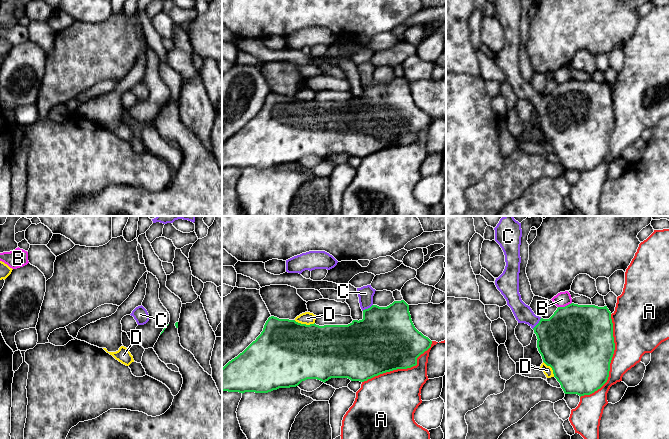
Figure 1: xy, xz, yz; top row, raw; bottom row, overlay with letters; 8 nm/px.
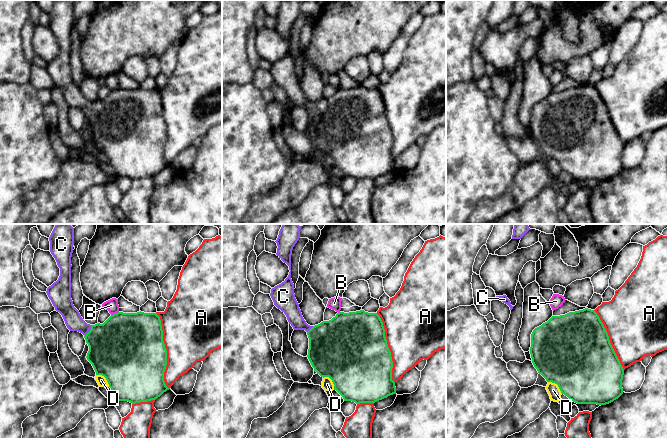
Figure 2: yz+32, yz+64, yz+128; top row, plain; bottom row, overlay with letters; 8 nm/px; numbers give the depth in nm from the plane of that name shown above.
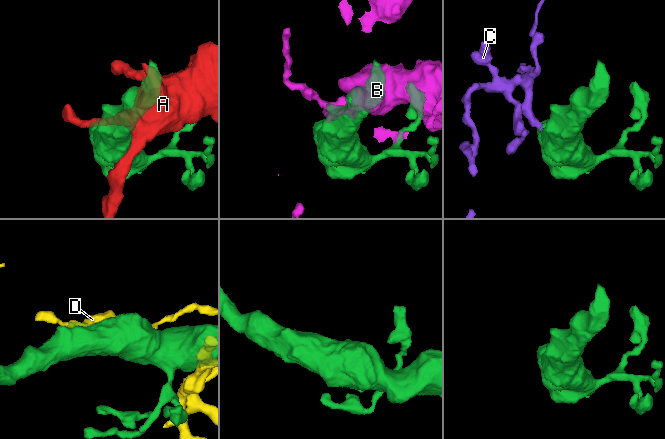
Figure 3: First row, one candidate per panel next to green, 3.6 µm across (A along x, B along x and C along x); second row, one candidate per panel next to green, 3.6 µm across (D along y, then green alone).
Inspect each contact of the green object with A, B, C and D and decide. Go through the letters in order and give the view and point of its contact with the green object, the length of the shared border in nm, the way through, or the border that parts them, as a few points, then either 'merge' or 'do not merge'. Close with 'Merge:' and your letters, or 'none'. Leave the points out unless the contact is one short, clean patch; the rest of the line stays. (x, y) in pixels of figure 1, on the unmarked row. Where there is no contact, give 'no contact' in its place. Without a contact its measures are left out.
A: yz (610, 137) | 700 nm | do not merge
B: yz (565, 82) | 120 nm | do not merge
C: yz (538, 99) | 120 nm | across yz (564, 116), (538, 99), (523, 89) | merge
D: xz (304, 100) | 170 nm | do not merge
Merge: C

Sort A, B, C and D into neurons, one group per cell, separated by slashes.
A / B / C / D

